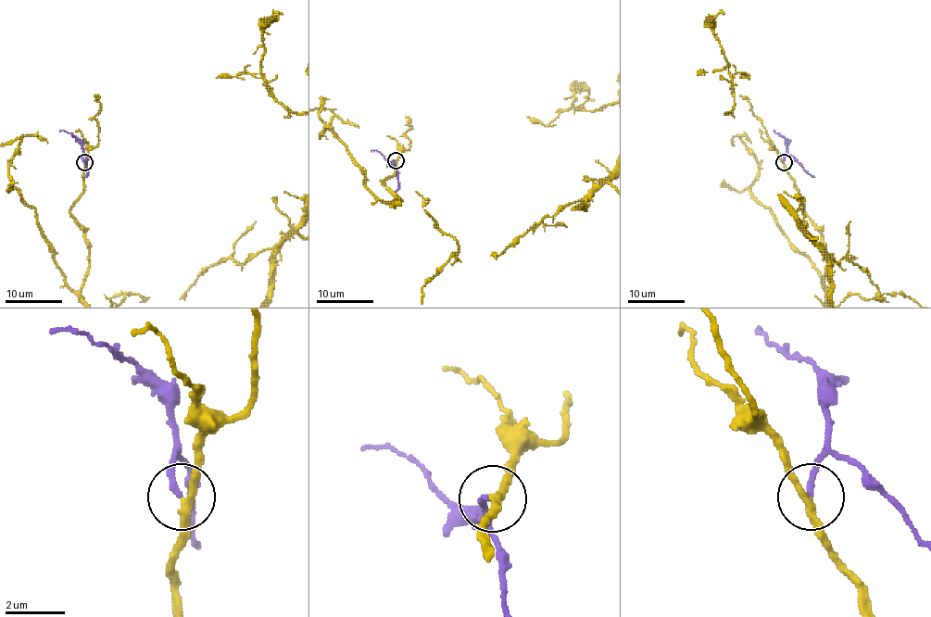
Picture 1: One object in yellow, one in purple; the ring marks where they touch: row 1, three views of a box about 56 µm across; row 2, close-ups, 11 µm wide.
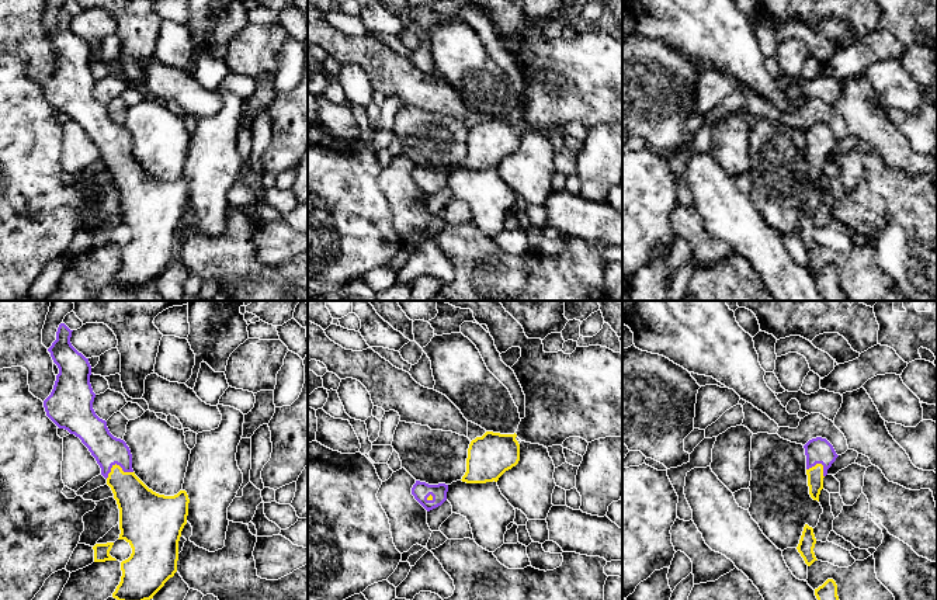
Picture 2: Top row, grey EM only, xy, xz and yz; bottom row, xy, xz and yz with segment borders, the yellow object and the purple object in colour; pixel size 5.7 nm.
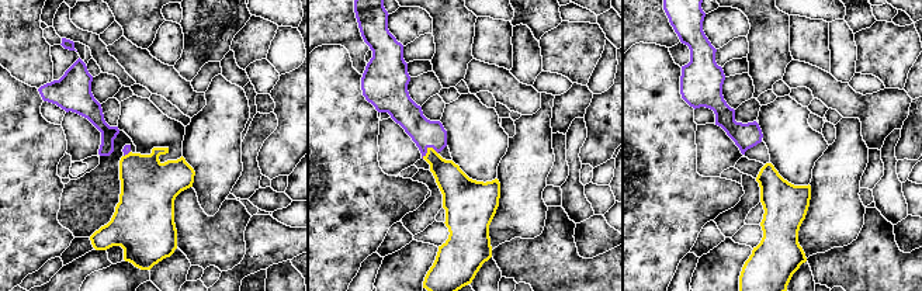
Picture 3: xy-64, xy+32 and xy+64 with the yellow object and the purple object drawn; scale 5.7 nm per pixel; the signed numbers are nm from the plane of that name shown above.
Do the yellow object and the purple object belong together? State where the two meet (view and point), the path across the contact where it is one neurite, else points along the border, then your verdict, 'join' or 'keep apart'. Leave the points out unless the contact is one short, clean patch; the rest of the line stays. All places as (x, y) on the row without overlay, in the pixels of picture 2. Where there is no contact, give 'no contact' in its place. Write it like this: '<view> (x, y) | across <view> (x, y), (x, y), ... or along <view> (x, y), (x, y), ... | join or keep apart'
xy (117, 151) | across xy (136, 188), (121, 165), (117, 151), (114, 142), (107, 135) | join

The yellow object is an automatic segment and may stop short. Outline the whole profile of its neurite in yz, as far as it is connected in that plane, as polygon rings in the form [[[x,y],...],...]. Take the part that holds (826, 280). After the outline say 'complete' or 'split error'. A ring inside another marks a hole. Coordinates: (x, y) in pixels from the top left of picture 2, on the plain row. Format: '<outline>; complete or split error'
[[[827,264],[815,274],[815,281],[825,301],[848,301],[839,285],[837,270],[833,264]]]; complete

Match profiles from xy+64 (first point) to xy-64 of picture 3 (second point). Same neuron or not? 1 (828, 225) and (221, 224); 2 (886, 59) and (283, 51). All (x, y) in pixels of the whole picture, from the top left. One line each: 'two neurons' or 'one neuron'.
1: two neurons
2: two neurons

